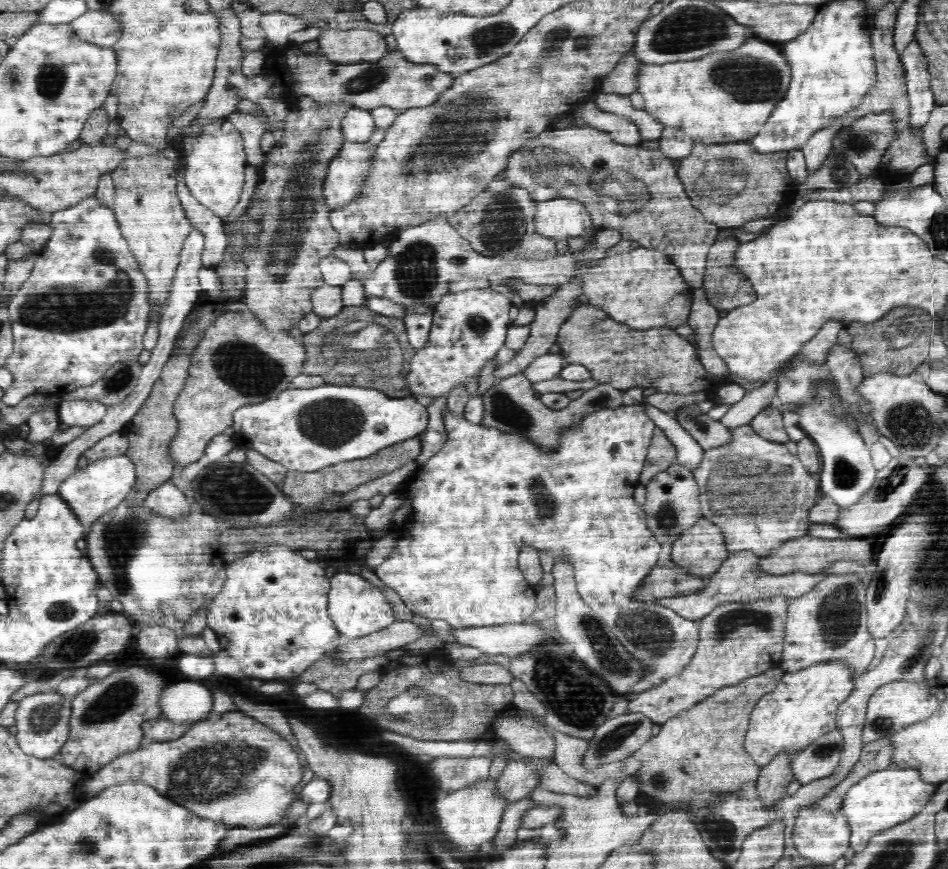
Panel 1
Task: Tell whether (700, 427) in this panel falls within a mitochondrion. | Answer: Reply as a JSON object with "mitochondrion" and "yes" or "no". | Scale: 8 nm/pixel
{"mitochondrion":"yes"}

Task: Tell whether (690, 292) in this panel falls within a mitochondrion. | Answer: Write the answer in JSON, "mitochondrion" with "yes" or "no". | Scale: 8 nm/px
{"mitochondrion":"no"}

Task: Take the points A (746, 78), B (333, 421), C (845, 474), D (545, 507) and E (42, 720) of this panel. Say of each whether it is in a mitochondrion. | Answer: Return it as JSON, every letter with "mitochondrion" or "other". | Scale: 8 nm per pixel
{"A":"mitochondrion","B":"mitochondrion","C":"mitochondrion","D":"mitochondrion","E":"mitochondrion"}

